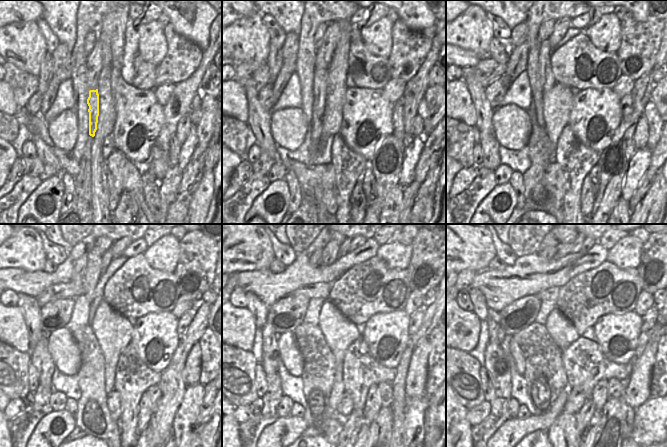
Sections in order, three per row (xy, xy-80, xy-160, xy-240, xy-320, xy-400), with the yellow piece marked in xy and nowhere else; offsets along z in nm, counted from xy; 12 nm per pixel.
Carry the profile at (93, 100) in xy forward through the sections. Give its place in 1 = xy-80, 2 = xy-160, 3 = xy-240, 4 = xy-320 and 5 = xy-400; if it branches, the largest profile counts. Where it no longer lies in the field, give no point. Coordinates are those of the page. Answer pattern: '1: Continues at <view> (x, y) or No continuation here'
1: Continues at xy-80 (320, 75)
2: Continues at xy-160 (548, 81)
3: Continues at xy-240 (107, 258)
4: Continues at xy-320 (344, 247)
5: Continues at xy-400 (578, 244).

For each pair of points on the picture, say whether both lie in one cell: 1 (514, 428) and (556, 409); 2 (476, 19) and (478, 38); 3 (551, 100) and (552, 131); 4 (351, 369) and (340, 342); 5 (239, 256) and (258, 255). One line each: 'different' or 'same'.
1: same
2: same
3: same
4: different
5: same

